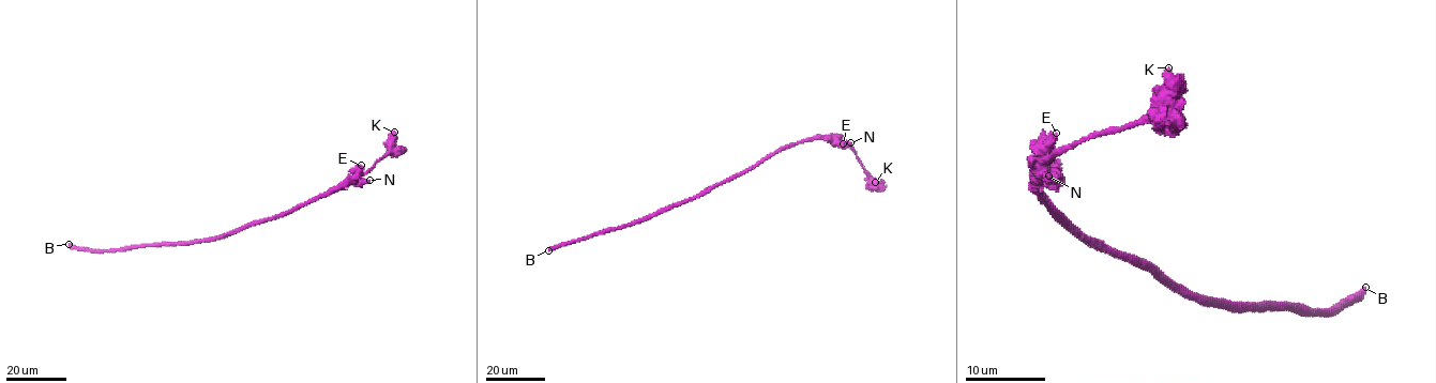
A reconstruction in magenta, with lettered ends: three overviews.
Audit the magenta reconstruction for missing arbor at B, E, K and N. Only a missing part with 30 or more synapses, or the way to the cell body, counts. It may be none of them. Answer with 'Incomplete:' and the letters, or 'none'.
Incomplete: B

